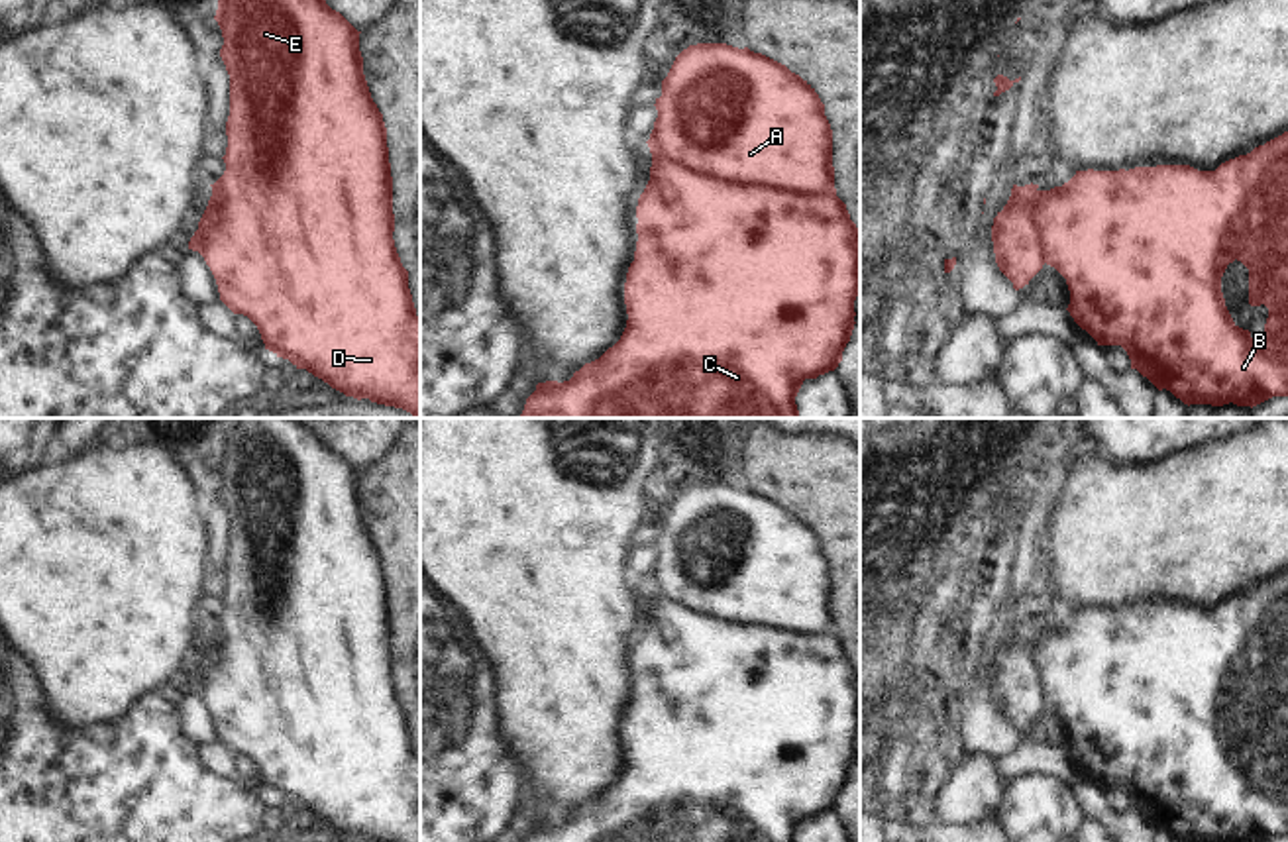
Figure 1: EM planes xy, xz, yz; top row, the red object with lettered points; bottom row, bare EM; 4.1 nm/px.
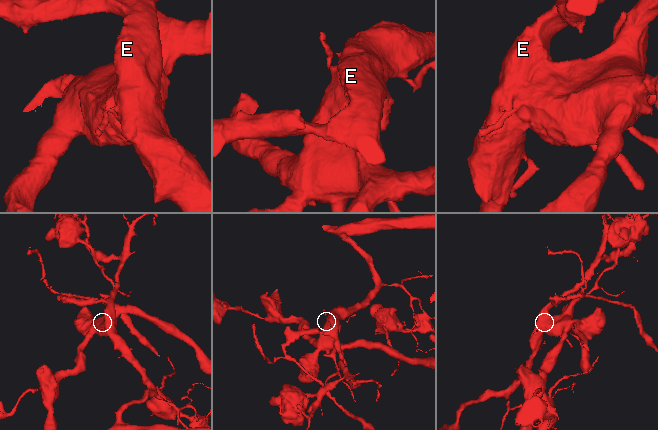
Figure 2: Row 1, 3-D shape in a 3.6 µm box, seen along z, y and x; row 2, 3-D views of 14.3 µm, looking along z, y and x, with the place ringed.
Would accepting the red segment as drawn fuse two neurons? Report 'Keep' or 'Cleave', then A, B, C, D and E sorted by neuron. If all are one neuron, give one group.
Cleave. Groups: A D E / B C

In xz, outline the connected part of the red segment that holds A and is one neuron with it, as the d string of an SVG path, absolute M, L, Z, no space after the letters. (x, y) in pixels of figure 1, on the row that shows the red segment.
M689 45L654 106L652 155L730 183L836 194L825 104L807 80L762 53Z

